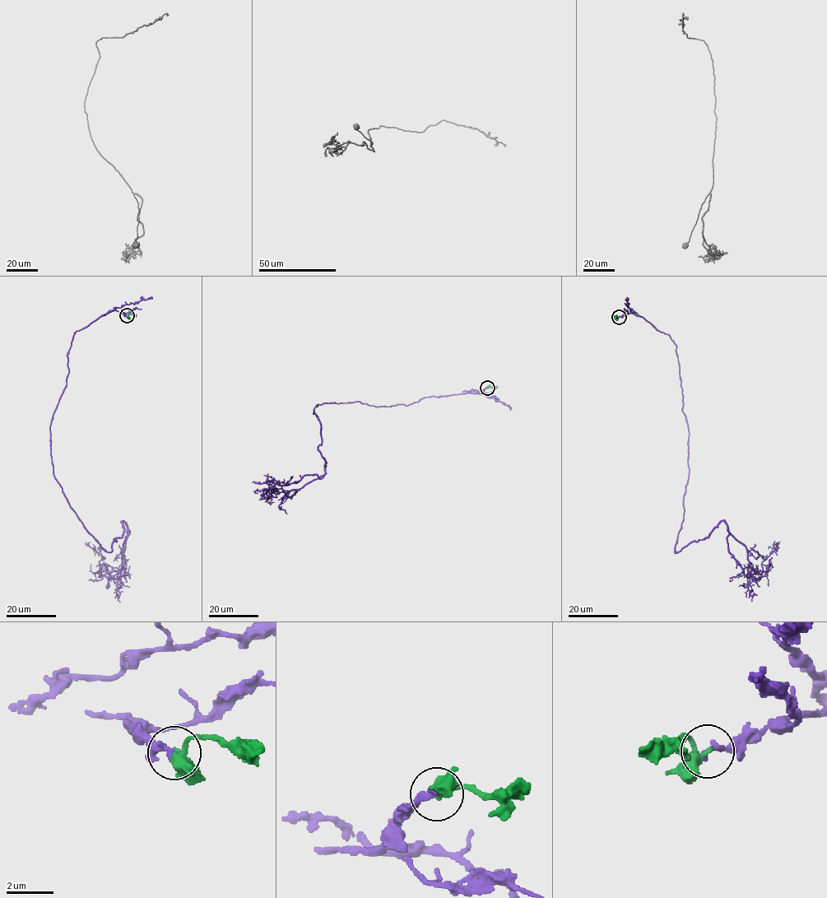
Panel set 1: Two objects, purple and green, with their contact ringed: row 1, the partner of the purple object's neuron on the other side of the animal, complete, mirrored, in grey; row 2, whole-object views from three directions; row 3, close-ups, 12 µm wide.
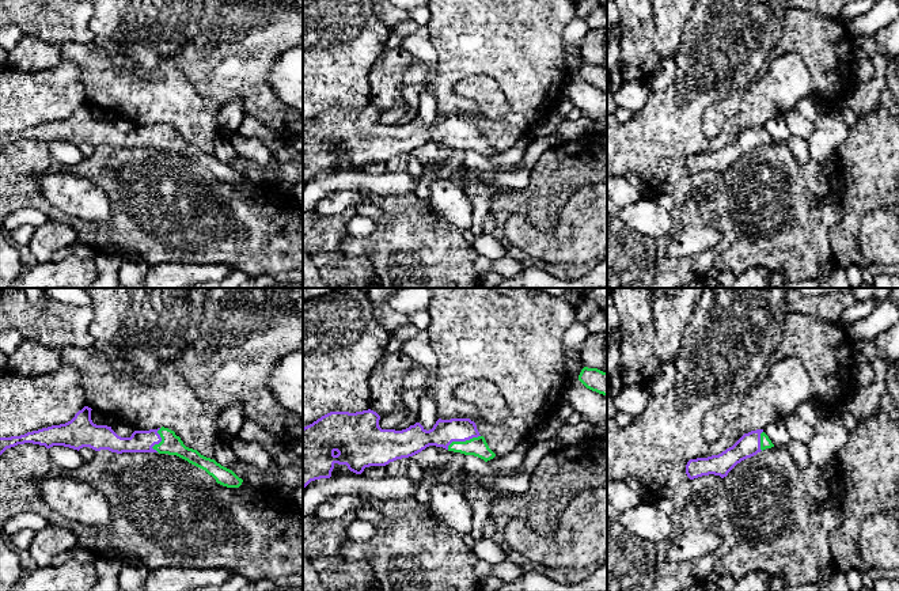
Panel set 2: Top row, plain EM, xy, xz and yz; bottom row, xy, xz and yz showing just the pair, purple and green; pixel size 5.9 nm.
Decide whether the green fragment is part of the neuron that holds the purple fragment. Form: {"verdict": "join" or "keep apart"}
{"verdict": "join"}

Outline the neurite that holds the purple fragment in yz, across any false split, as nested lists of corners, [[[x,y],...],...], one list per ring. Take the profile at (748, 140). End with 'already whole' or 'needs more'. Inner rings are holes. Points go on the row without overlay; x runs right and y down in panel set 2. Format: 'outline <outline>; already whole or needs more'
outline [[[763,125],[751,126],[718,151],[690,155],[686,160],[686,170],[690,175],[709,170],[724,174],[741,156],[771,143],[774,140]]]; needs more

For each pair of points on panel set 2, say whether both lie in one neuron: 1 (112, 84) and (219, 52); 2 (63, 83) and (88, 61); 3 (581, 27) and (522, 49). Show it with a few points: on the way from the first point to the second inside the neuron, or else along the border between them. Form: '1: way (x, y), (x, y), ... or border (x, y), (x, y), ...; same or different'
1: border (178, 68), (198, 93); different
2: border (61, 57), (78, 67), (86, 99); different
3: border (575, 15), (562, 33), (562, 45); different

